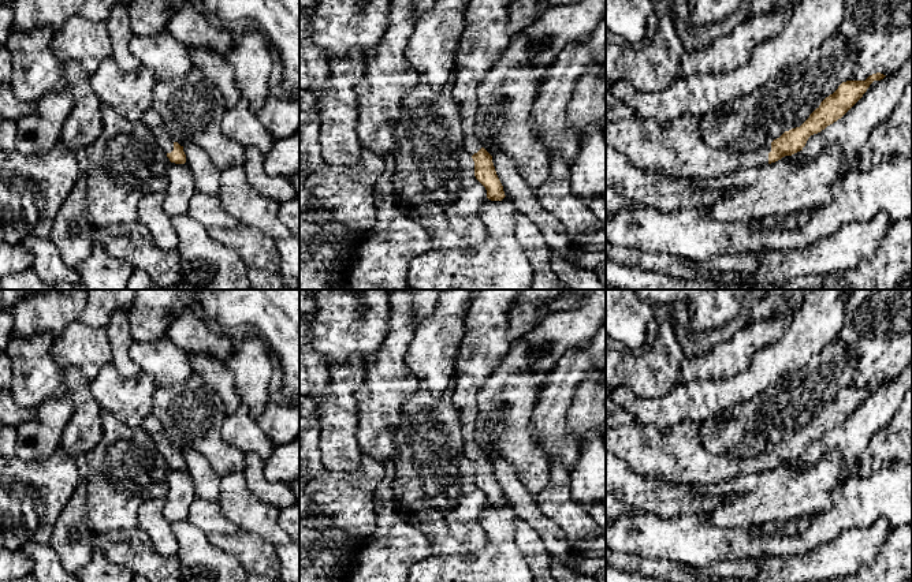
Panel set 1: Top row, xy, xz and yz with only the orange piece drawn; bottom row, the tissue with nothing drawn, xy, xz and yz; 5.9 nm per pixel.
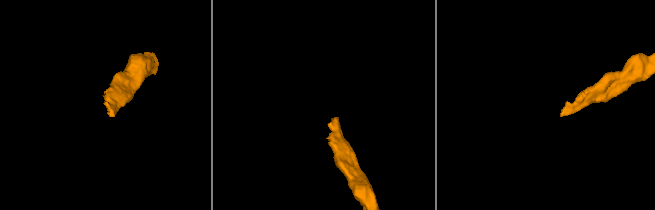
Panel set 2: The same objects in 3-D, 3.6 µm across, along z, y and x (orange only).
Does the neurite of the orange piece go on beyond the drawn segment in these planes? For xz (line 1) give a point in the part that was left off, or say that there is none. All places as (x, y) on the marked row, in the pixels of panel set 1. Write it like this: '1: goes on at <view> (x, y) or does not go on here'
1: goes on at xz (484, 40)

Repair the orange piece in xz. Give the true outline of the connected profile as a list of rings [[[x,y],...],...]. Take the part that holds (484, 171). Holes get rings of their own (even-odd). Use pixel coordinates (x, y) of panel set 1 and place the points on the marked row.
[[[469,0],[465,10],[465,27],[454,56],[454,85],[451,94],[459,105],[465,152],[474,161],[474,176],[485,187],[487,198],[502,201],[506,195],[496,175],[492,156],[476,138],[479,113],[479,86],[487,72],[507,51],[511,37],[507,33],[511,0]]]

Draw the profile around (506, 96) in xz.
[[[578,0],[548,8],[529,27],[511,37],[507,51],[487,72],[479,86],[476,138],[492,154],[496,149],[509,156],[532,190],[537,190],[550,174],[550,156],[533,134],[531,113],[541,81],[562,49],[574,42],[587,42],[606,14],[606,0]]]

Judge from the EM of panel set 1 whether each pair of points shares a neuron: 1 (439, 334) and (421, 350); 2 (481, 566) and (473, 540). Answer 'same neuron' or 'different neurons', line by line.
1: same neuron
2: different neurons

